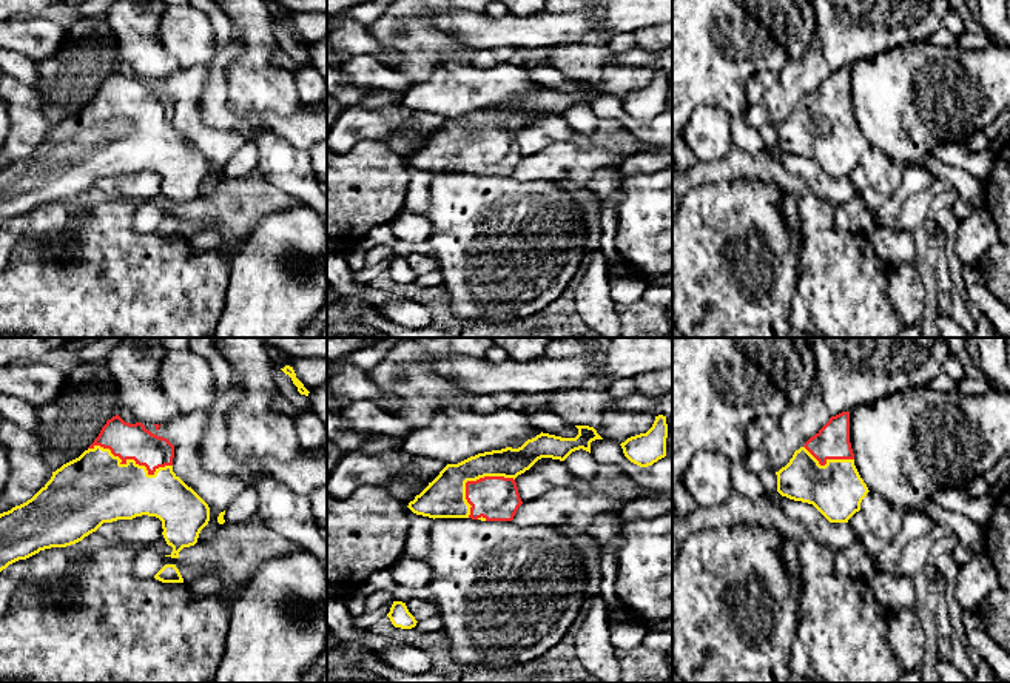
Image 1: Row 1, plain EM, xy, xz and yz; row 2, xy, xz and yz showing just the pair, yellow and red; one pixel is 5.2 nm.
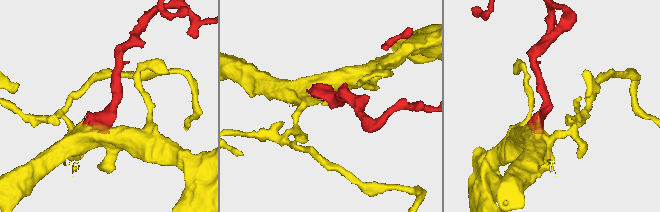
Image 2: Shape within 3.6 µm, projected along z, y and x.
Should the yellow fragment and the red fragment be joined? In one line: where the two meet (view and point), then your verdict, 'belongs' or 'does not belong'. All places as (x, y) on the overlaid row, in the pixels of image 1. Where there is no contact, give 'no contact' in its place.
contact xy (131, 460); belongs

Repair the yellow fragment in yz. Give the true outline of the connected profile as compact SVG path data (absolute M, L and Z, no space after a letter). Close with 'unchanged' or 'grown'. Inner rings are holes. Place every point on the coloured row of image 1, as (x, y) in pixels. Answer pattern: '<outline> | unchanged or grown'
M850 412L831 416L777 475L777 492L813 504L830 523L848 523L870 492L854 466Z | grown

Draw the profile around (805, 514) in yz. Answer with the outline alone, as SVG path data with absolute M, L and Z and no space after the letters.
M779 492L769 501L786 516L802 524L810 537L834 550L847 549L857 540L850 523L830 523L813 504L789 500Z

